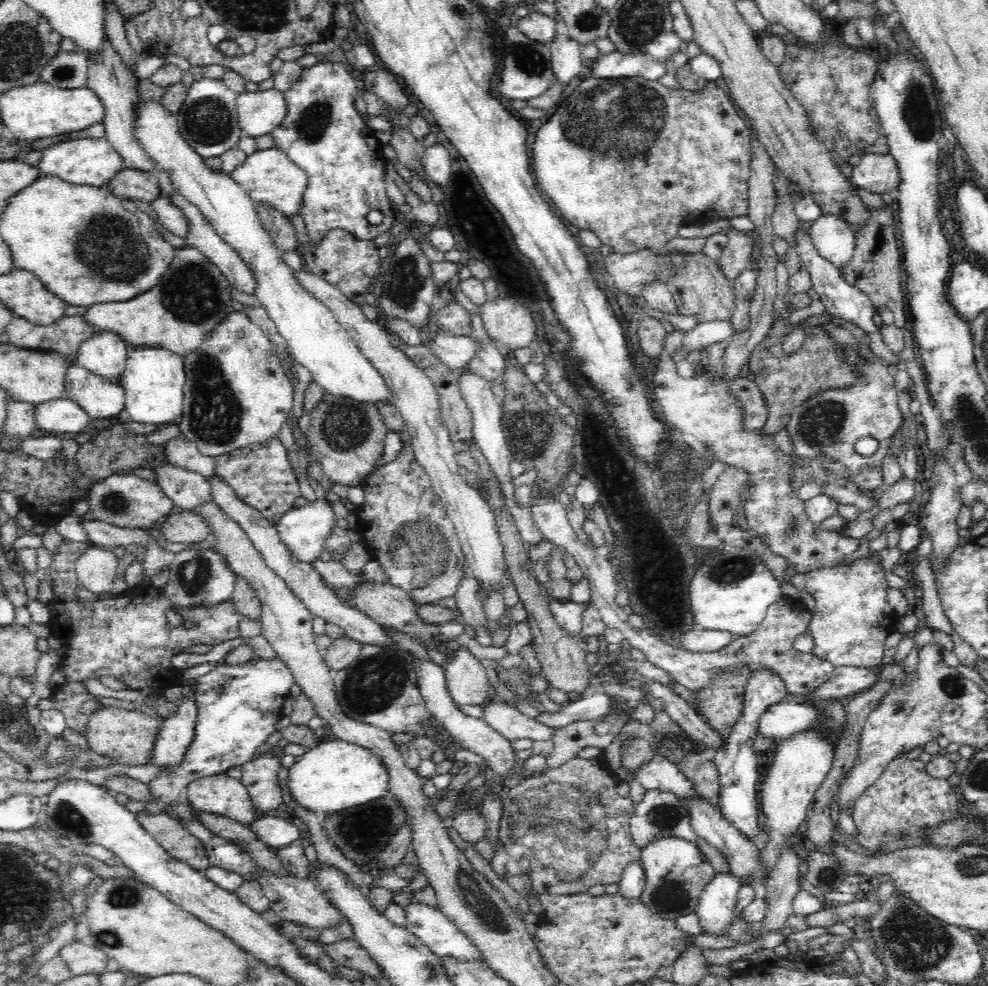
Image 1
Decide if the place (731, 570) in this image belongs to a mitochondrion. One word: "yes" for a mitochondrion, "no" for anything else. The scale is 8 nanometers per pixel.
yes

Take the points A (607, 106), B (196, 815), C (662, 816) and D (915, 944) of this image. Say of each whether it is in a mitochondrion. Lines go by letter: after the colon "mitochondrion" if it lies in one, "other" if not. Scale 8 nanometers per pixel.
A: mitochondrion
B: other
C: mitochondrion
D: mitochondrion

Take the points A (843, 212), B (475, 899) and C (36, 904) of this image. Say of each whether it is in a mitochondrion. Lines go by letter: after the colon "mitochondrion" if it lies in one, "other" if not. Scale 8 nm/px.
A: other
B: mitochondrion
C: mitochondrion

